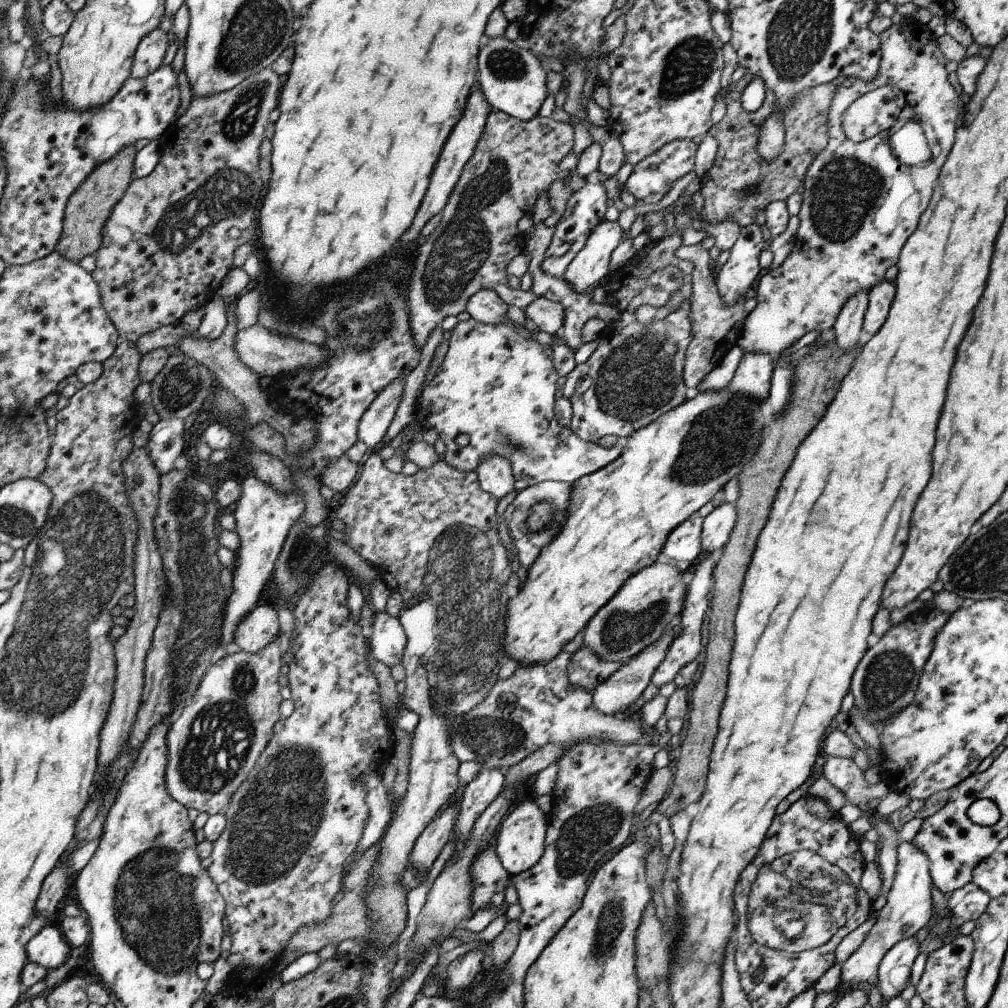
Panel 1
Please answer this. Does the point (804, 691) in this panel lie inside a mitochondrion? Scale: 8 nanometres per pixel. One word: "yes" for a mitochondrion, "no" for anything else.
no

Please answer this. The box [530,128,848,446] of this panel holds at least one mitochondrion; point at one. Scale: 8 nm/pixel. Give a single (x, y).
(638, 379)

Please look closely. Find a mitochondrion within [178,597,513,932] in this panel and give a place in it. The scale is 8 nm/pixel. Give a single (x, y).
(283, 810)

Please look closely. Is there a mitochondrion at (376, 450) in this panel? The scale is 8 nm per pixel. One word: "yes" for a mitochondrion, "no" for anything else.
no

